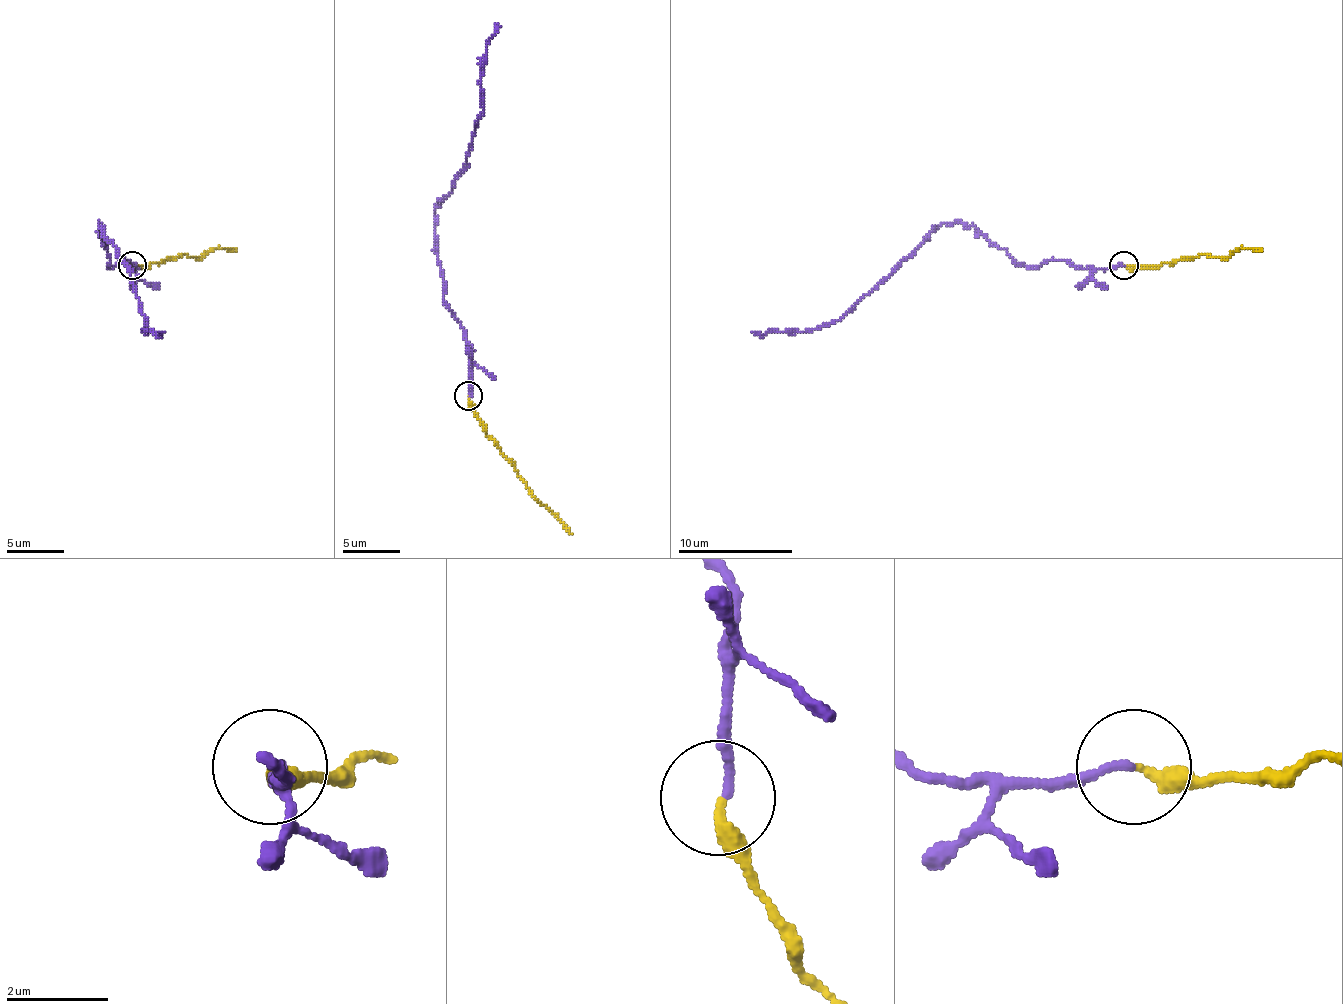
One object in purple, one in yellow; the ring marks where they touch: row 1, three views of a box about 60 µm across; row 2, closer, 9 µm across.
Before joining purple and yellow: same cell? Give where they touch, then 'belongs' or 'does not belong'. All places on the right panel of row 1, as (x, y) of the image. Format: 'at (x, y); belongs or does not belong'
at (1123, 265); does not belong

